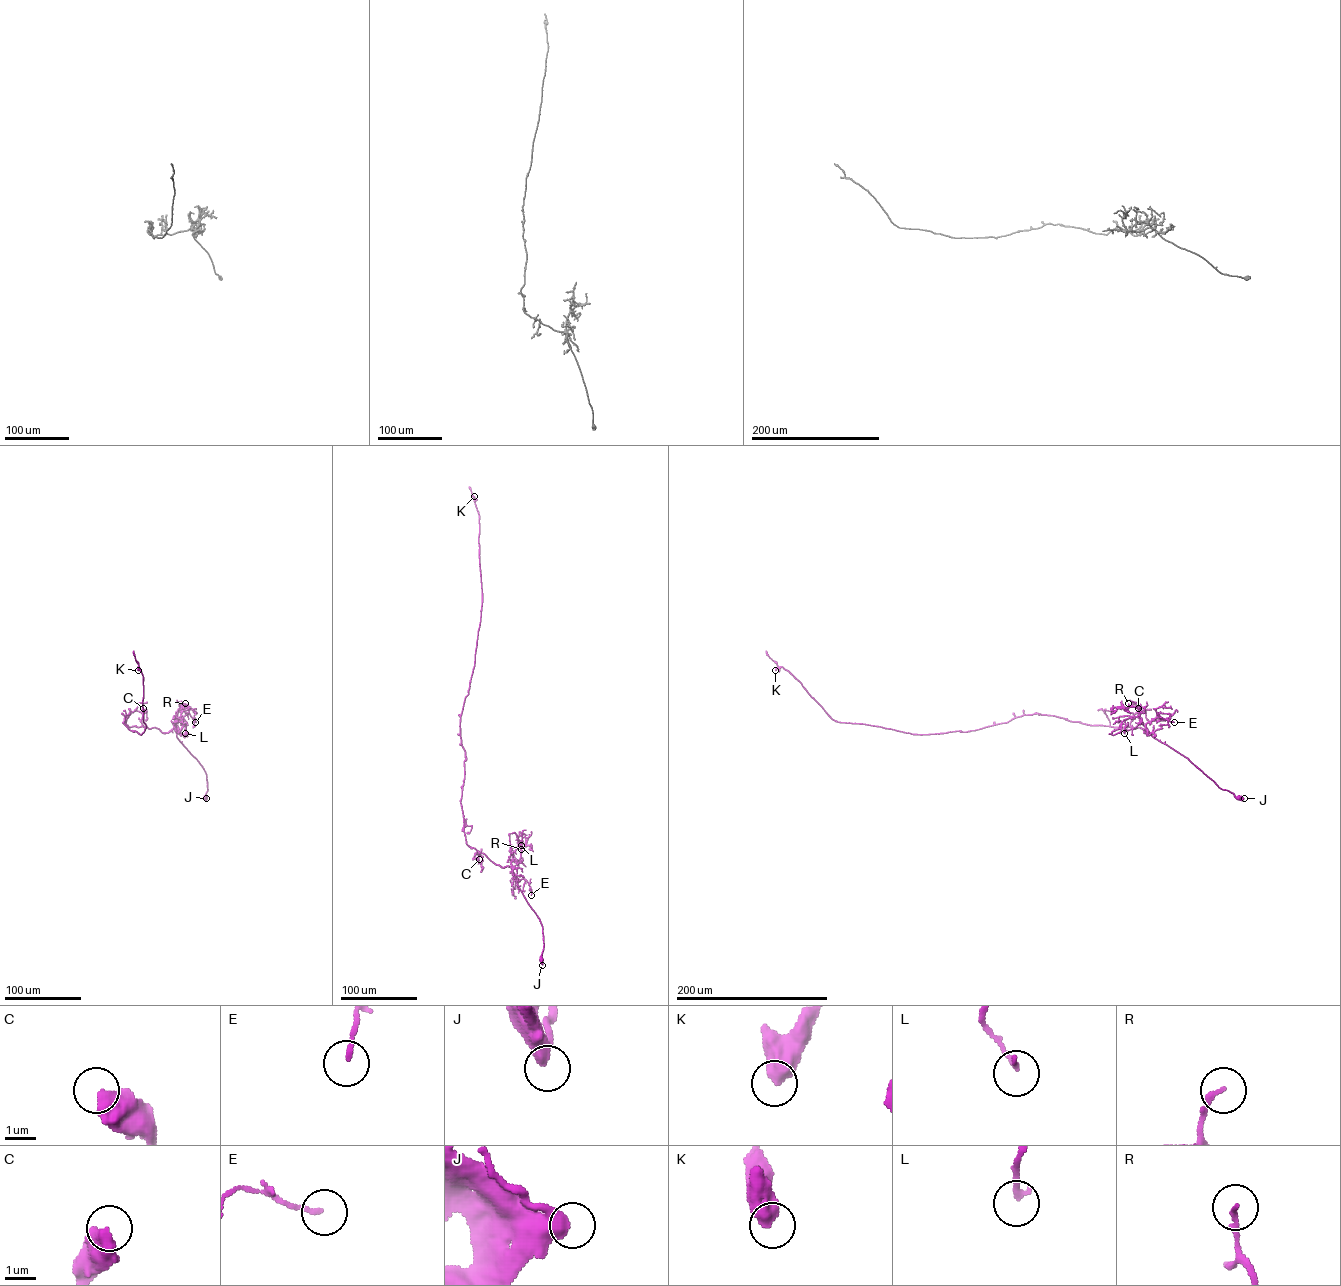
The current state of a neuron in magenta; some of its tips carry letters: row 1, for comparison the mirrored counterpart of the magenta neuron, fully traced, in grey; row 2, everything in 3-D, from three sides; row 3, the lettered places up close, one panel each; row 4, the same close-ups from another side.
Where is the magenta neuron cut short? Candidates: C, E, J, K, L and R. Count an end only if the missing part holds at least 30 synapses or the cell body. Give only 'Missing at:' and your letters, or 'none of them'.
Missing at: none of them

